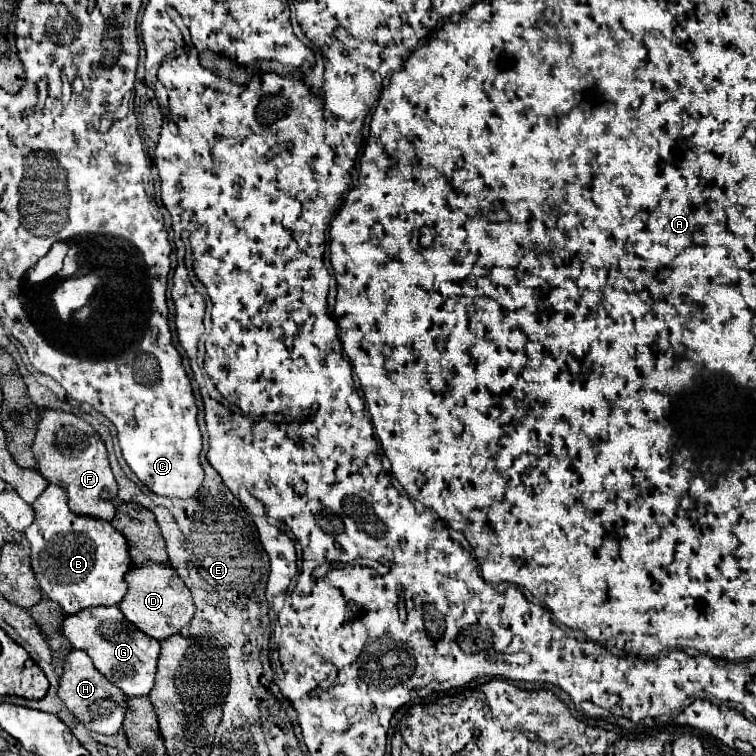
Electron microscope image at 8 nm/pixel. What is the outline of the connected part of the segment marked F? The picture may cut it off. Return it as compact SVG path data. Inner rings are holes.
M46 410L42 420L38 422L32 452L38 460L40 474L48 482L62 486L66 490L68 506L72 512L100 518L100 520L114 518L118 484L108 466L106 446L102 438L96 434L96 430L86 420L74 414L68 414L68 412Z

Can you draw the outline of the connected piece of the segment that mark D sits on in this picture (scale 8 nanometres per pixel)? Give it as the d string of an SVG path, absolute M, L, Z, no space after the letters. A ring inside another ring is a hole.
M146 562L142 566L134 566L126 574L126 582L130 584L130 590L124 596L122 604L118 606L122 608L122 614L126 616L126 620L138 626L144 634L156 640L162 640L180 632L182 626L188 626L192 622L196 612L192 594L170 564Z

